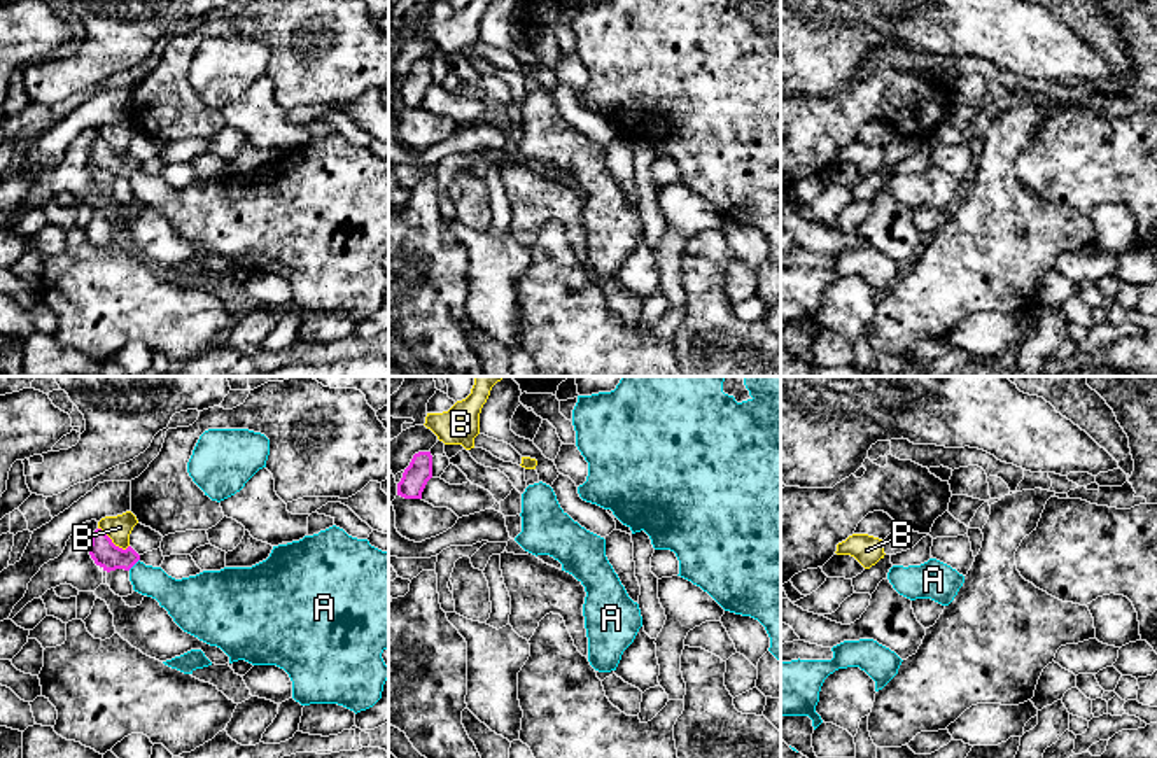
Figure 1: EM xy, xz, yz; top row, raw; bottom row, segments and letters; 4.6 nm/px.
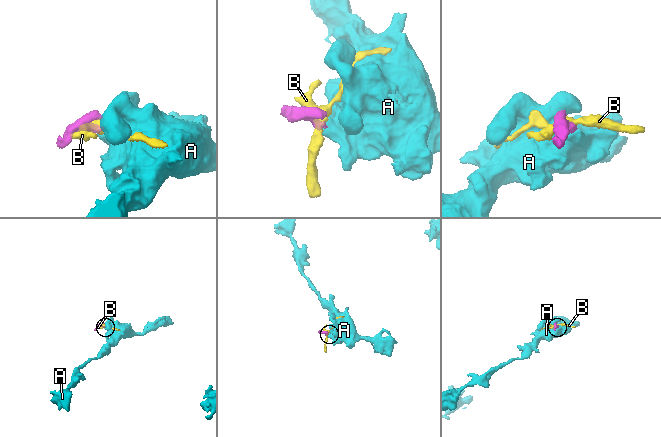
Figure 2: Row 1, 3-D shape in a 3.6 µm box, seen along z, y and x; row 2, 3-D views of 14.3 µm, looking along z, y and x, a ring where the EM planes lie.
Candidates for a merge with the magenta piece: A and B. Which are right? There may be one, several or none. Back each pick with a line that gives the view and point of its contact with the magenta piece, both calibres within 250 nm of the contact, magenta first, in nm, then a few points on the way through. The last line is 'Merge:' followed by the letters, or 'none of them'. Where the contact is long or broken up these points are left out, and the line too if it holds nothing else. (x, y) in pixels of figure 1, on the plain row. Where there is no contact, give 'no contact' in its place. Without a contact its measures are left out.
Merge: none of them

